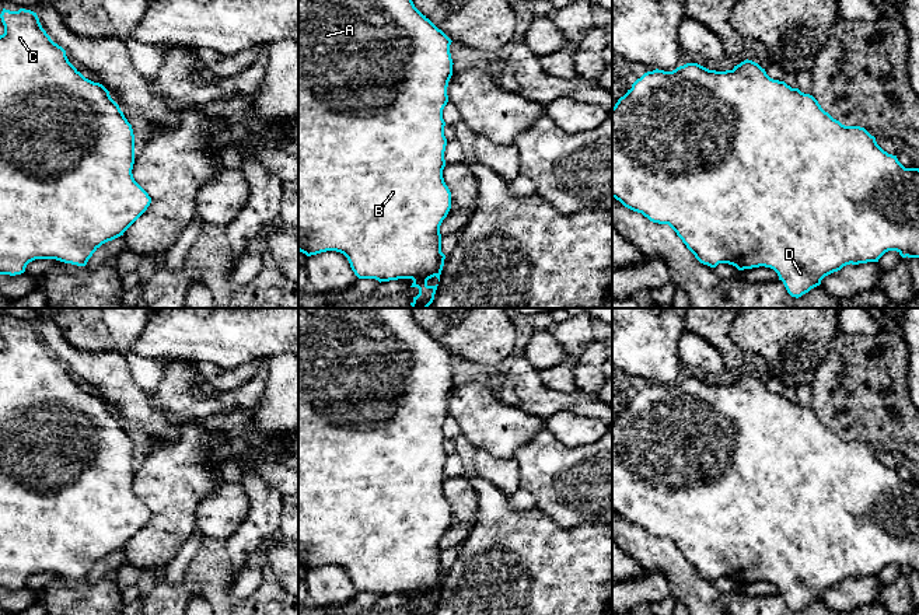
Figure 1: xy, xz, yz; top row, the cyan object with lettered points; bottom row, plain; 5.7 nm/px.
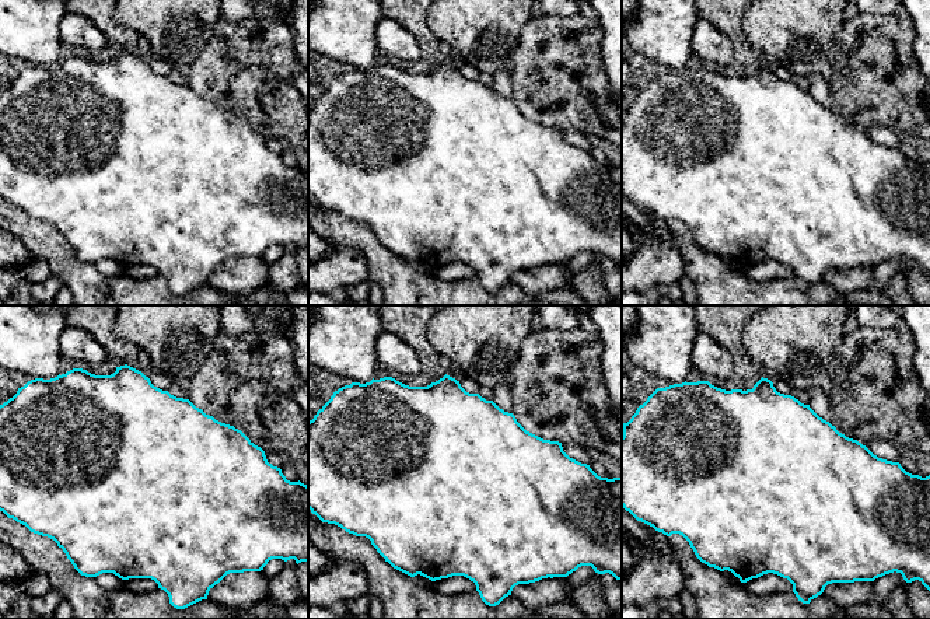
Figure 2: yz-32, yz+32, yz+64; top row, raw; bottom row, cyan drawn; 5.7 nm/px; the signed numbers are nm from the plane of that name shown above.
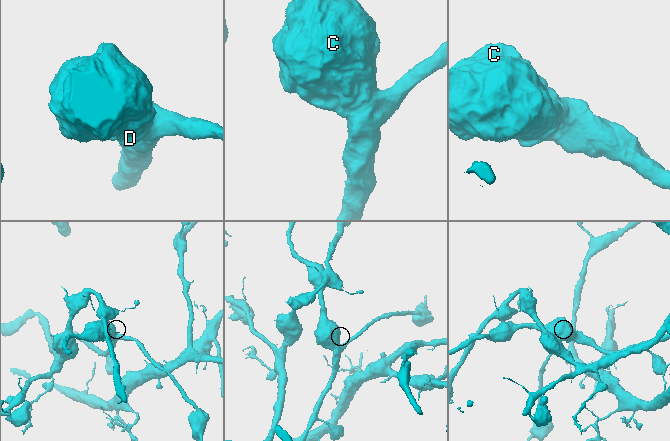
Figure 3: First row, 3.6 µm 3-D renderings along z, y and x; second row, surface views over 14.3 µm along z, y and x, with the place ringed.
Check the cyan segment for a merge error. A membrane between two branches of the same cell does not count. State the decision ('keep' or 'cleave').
keep

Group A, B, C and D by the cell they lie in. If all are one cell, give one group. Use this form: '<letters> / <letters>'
A B C D

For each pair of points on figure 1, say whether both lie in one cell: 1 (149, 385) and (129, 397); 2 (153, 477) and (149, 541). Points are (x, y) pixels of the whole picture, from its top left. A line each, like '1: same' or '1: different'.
1: different
2: same

